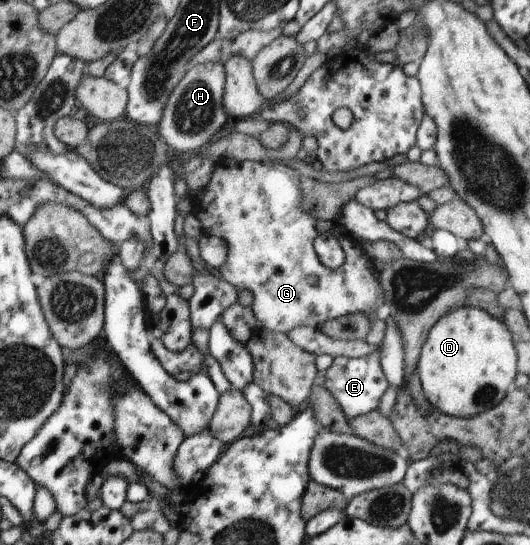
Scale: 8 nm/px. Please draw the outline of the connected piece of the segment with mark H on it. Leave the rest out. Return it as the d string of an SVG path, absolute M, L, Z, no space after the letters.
M208 61L186 69L183 77L170 91L164 111L161 112L160 124L156 128L156 132L168 148L183 153L197 151L210 143L212 136L229 119L221 99L224 83L223 63Z

